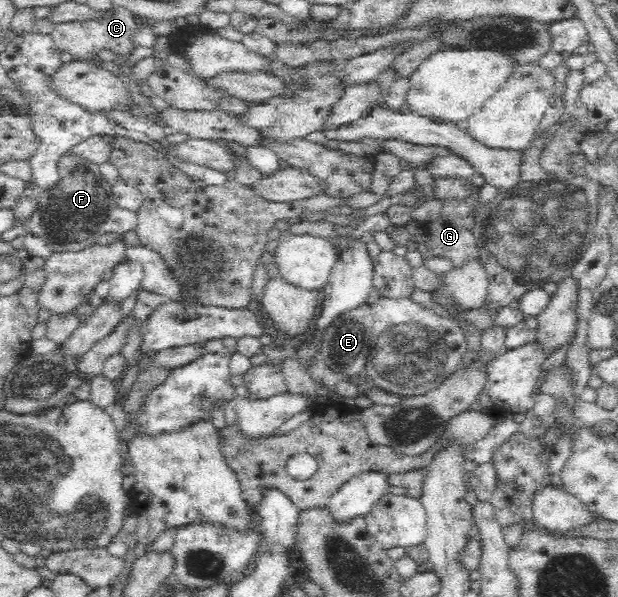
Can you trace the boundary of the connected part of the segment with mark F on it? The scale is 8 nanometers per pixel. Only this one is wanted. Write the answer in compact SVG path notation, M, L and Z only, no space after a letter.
M67 154L60 158L57 172L59 180L41 195L42 203L27 222L28 232L43 238L51 251L63 252L84 250L97 244L101 236L119 228L108 216L108 206L118 206L109 193L112 186L103 179L96 164Z

